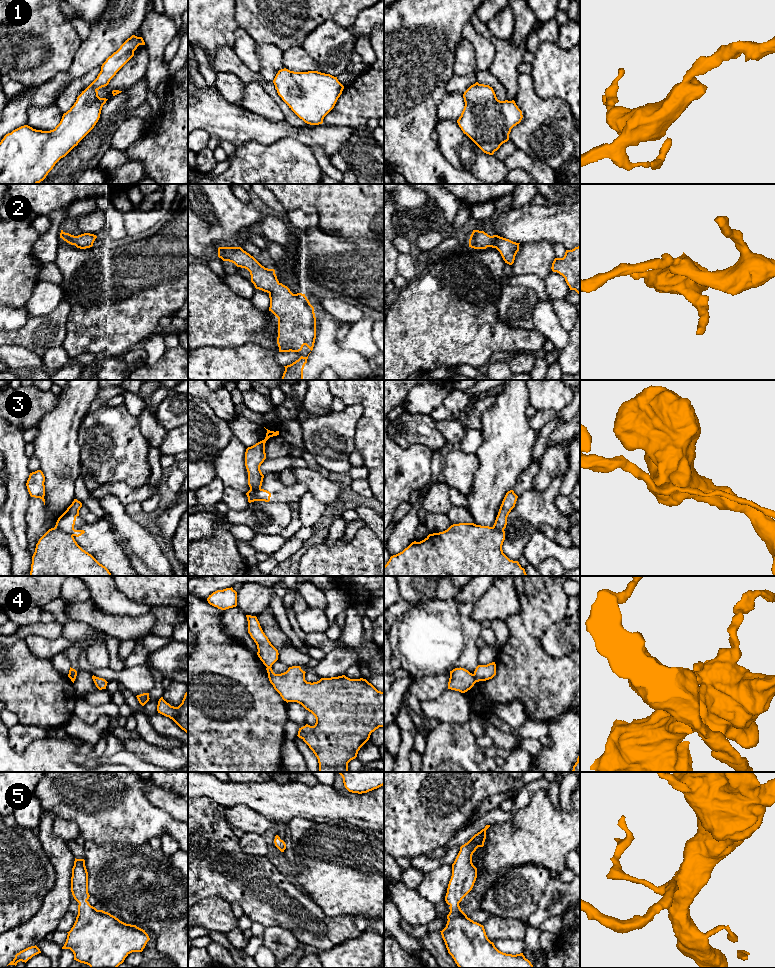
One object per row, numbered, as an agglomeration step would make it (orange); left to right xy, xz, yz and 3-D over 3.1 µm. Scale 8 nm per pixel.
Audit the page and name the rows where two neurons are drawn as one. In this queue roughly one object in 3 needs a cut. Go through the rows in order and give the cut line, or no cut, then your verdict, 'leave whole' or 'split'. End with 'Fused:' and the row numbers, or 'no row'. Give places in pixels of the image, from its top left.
1: cut none; leave whole
2: cut none; leave whole
3: cut xy (55, 526), (73, 535); split
4: cut yz (473, 674), (476, 681); split
5: cut none; leave whole
Fused: 3, 4

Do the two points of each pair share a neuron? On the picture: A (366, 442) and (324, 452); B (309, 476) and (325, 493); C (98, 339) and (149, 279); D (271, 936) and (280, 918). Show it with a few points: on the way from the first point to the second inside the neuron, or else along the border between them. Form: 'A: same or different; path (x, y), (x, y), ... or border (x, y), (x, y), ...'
A: different; border (358, 422), (354, 448)
B: same; path (313, 480), (322, 489)
C: same; path (104, 324), (134, 294)
D: different; border (265, 927), (279, 926), (285, 928), (296, 939)

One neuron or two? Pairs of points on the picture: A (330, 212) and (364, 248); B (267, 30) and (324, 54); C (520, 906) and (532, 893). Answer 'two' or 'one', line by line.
A: two
B: two
C: one

